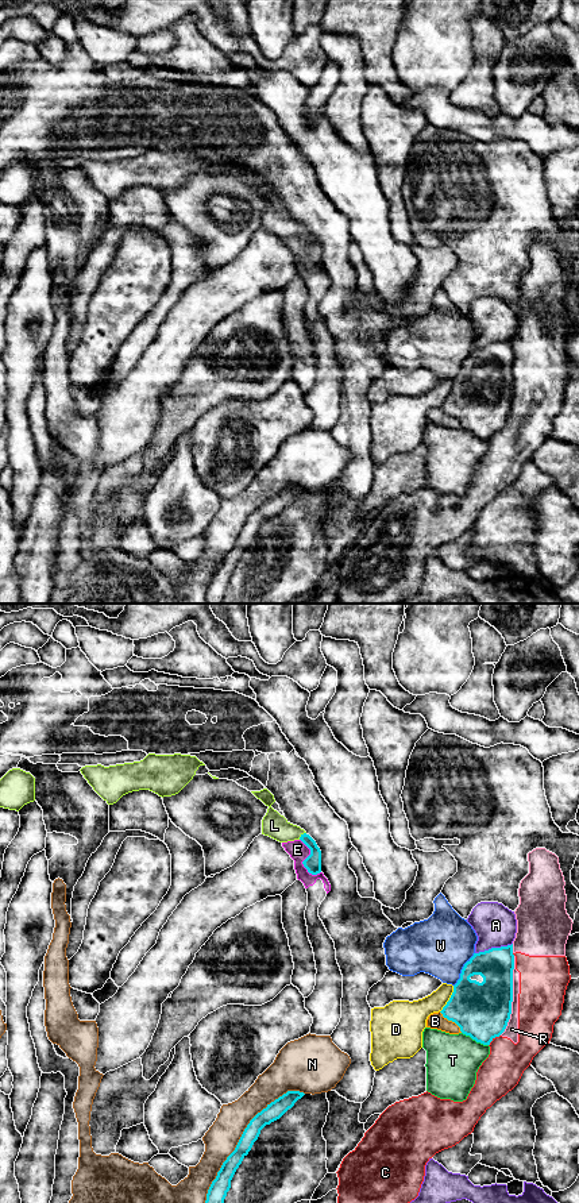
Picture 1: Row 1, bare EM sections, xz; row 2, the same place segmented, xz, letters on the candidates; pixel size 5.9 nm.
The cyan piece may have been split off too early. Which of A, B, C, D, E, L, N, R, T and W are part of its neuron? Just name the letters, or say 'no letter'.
L

